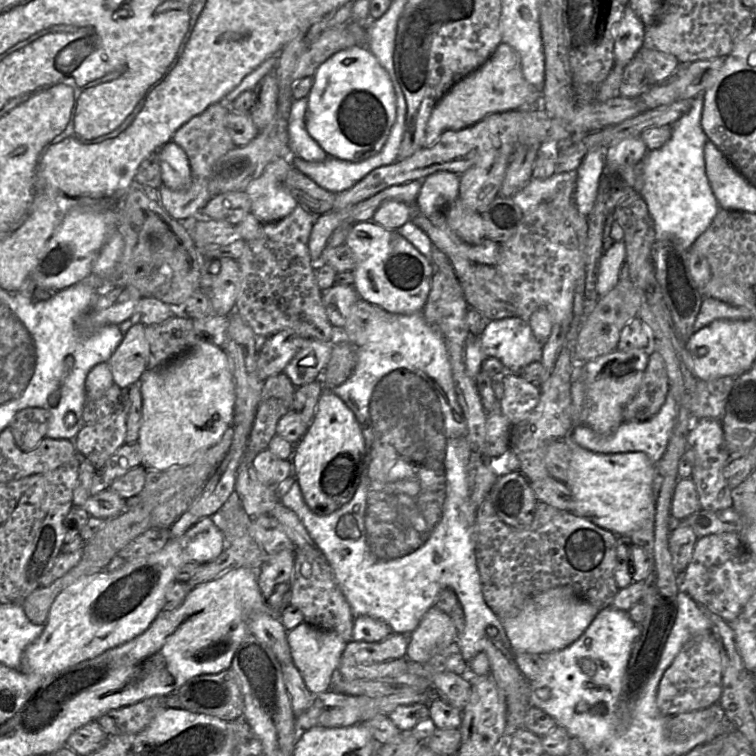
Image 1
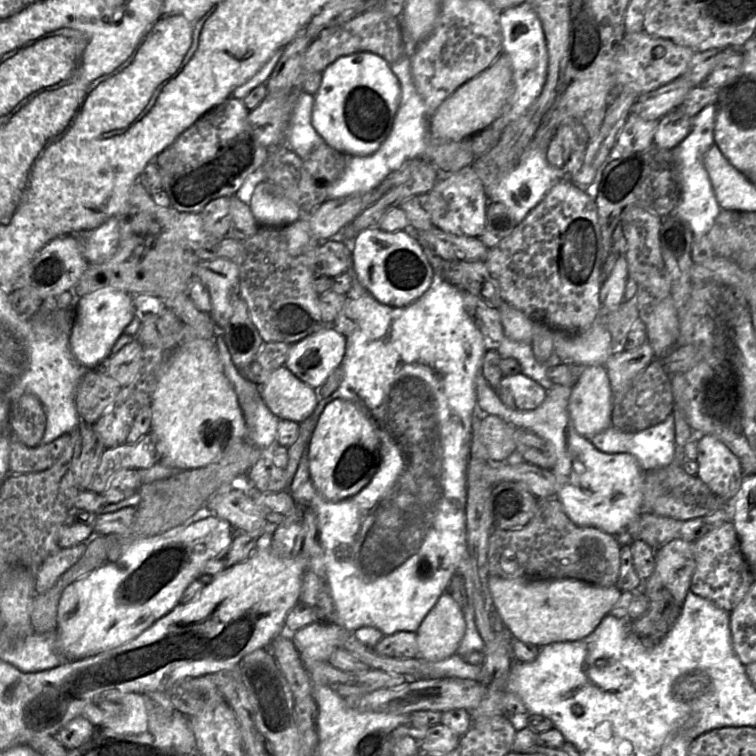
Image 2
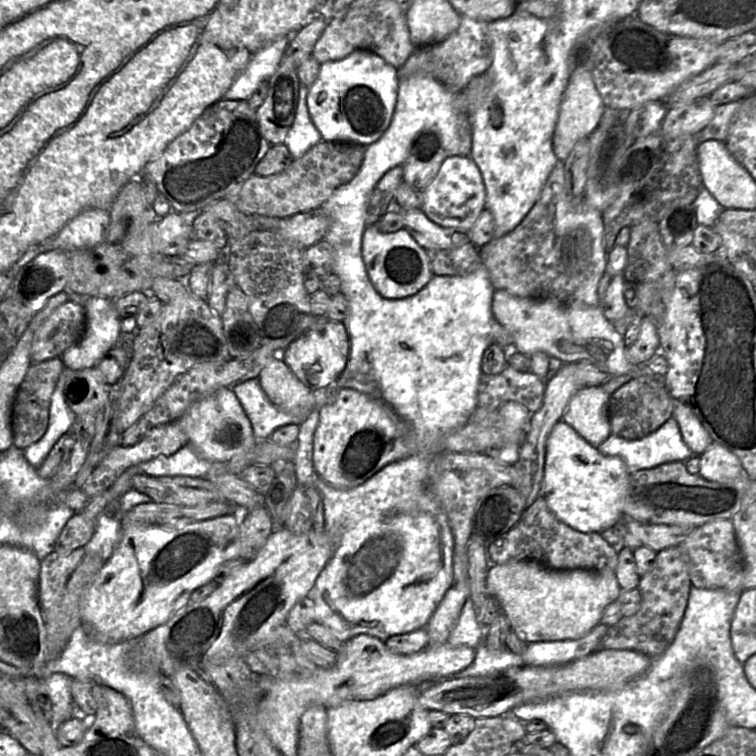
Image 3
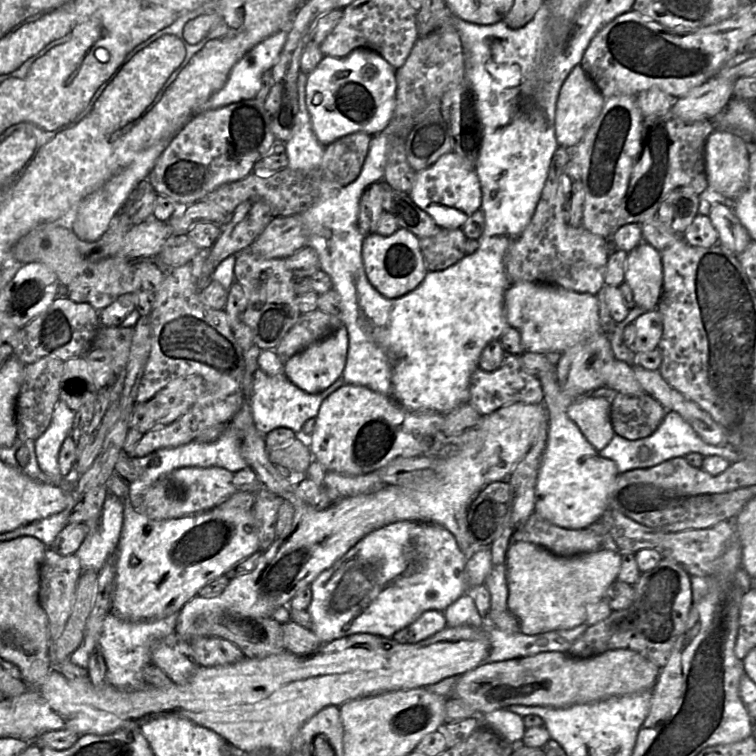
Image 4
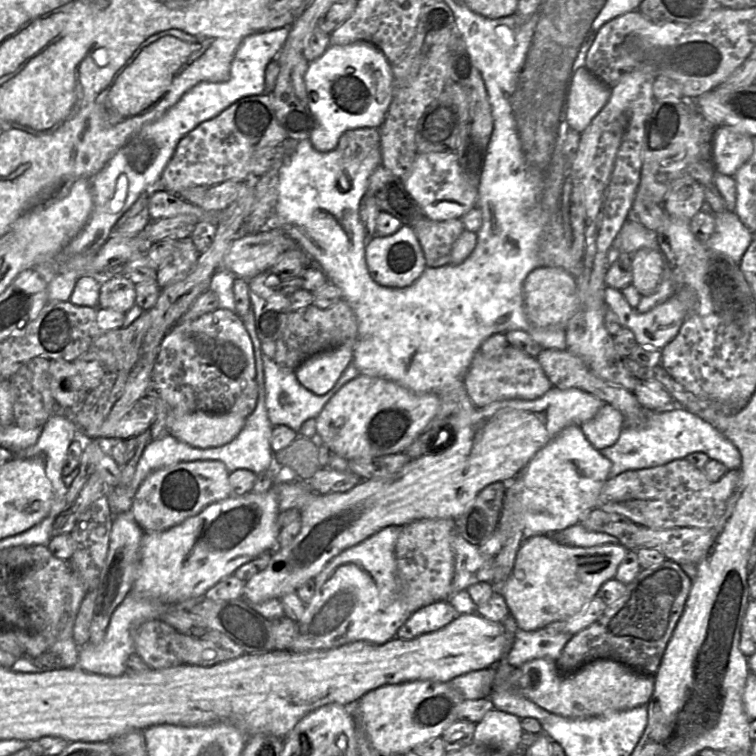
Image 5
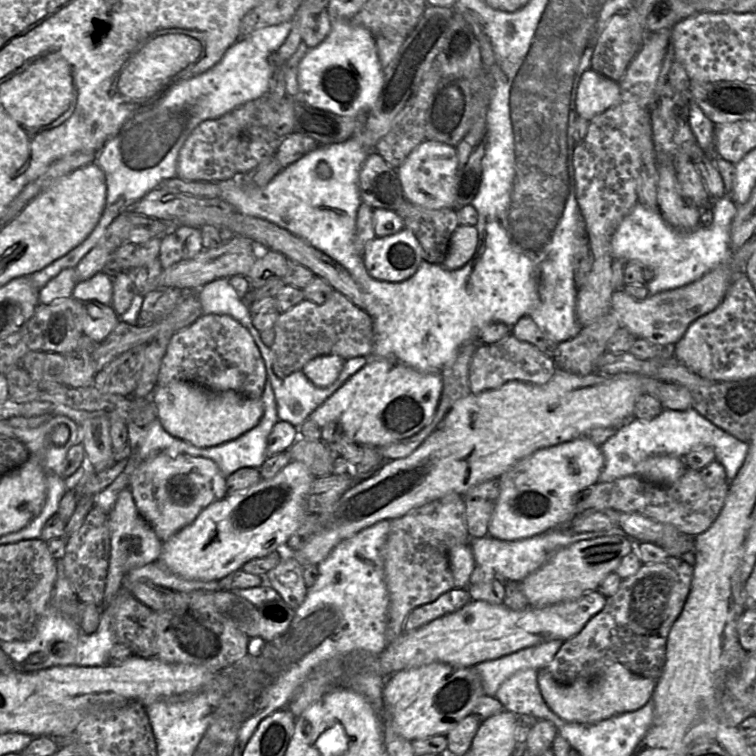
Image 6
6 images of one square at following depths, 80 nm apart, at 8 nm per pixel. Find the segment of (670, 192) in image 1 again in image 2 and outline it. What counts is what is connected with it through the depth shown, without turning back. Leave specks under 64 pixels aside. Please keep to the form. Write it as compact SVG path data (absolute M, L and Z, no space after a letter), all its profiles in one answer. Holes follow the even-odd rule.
M708 105L692 117L690 133L672 149L674 168L680 187L680 198L672 214L685 220L691 227L694 237L707 235L722 211L719 206L707 170L704 166L704 156L707 150L715 144L714 127L716 106Z

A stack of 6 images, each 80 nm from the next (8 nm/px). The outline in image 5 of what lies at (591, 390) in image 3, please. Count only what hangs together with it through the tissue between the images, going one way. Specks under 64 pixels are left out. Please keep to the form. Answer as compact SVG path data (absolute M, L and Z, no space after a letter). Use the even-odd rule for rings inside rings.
M605 403L592 419L580 426L590 443L596 449L602 450L618 439L623 429L624 416L612 404Z

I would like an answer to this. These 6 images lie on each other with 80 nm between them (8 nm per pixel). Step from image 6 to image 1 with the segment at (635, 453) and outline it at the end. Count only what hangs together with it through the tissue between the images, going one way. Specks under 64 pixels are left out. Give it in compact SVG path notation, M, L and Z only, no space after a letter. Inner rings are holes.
M671 388L667 398L659 412L649 420L643 422L622 422L613 432L601 435L585 425L574 426L570 431L570 437L579 446L596 453L614 454L625 452L643 452L652 463L658 463L663 457L669 440L674 431L677 418L677 400Z

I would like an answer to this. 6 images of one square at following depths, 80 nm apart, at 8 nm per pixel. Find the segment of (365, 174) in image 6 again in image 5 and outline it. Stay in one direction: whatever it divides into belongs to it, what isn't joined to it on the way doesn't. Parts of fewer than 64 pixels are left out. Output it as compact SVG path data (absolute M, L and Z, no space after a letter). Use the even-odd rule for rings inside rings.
M382 164L370 175L367 194L372 196L380 211L385 211L402 224L413 227L424 216L422 210L406 191L400 178Z

